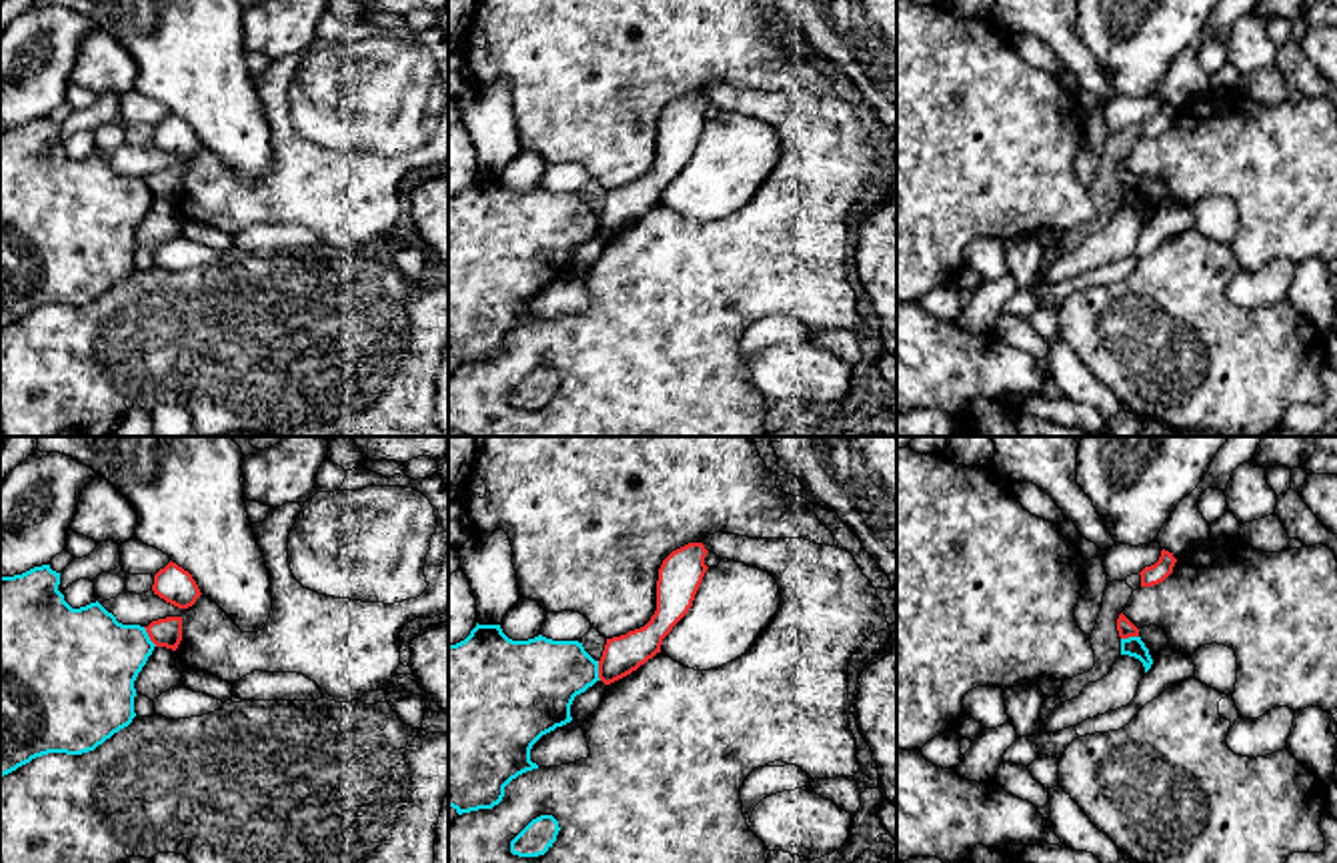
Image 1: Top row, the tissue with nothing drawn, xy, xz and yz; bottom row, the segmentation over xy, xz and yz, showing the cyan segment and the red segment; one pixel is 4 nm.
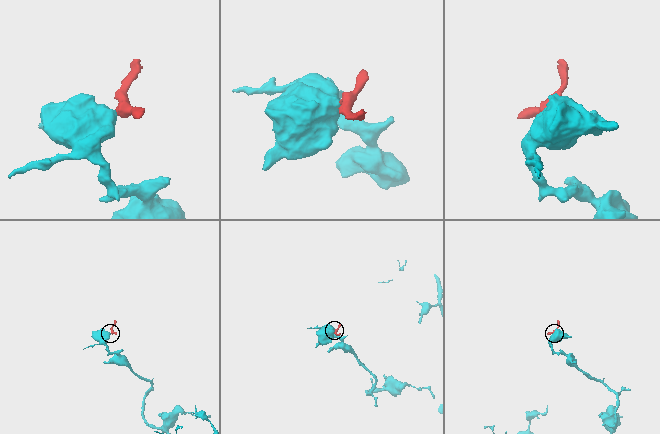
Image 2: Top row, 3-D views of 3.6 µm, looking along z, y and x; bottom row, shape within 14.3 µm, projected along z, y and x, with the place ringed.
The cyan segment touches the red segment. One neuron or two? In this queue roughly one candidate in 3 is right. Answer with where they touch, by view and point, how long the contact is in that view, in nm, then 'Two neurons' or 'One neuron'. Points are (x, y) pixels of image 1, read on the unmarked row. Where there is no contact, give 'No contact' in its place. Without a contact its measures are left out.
Touches cyan at xy (149, 189). Shared border 100 nm. Two neurons

